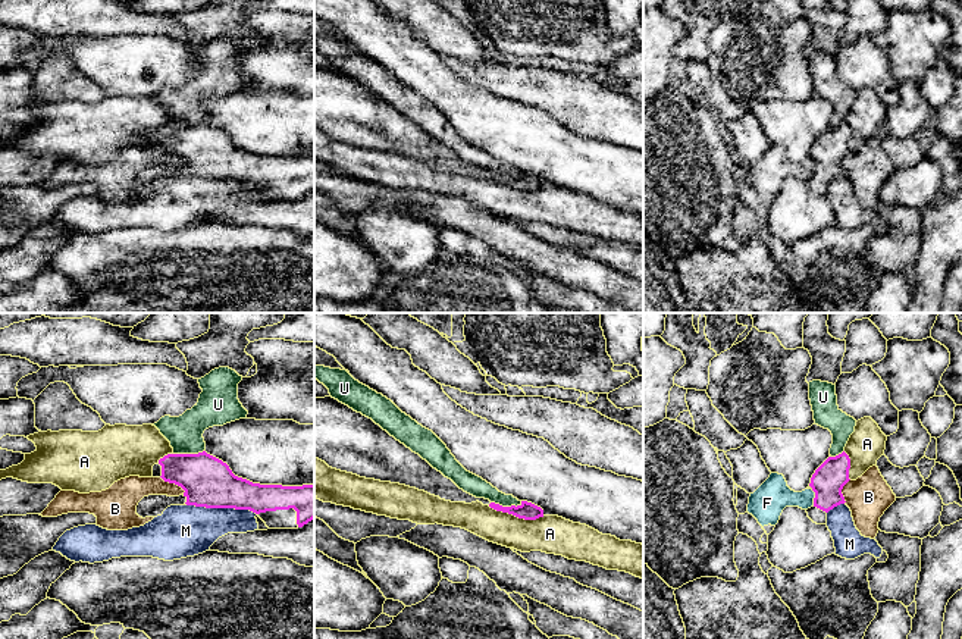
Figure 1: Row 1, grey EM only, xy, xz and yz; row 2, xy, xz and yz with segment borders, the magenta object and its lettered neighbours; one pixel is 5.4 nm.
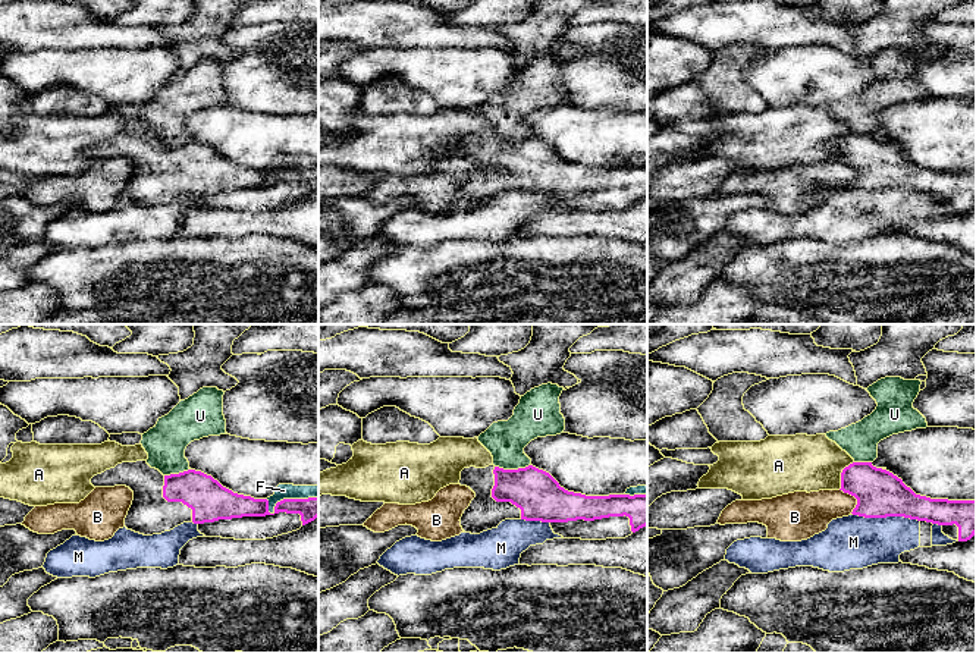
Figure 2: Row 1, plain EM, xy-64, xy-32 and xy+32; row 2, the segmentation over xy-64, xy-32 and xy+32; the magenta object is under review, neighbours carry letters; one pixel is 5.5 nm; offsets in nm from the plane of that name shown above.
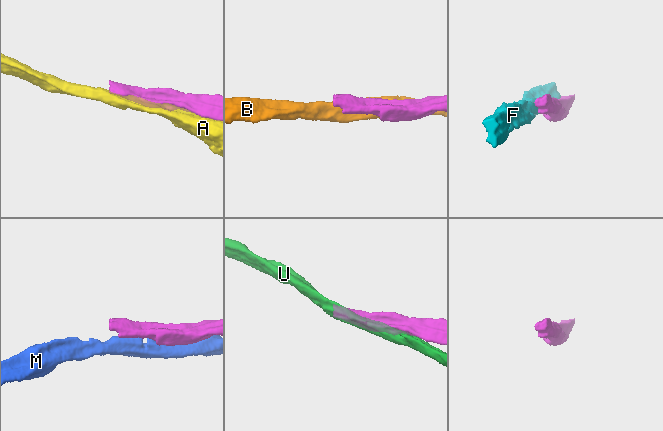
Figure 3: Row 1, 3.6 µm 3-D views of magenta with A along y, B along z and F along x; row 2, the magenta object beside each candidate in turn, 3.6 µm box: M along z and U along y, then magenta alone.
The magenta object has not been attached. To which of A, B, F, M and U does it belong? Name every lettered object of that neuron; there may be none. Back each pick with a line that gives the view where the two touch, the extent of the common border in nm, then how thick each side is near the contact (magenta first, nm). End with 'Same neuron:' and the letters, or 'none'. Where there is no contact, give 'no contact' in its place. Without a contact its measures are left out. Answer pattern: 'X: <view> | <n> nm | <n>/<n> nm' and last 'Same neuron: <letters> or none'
Same neuron: none

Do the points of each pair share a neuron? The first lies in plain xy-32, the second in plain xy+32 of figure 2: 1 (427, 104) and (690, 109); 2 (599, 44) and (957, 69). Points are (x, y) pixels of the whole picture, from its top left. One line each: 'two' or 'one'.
1: two
2: one

